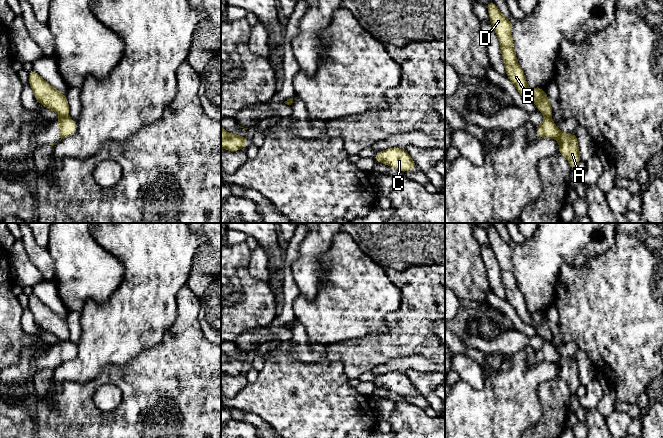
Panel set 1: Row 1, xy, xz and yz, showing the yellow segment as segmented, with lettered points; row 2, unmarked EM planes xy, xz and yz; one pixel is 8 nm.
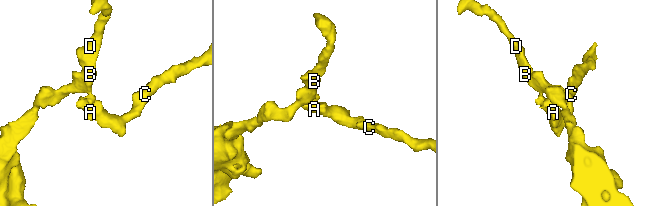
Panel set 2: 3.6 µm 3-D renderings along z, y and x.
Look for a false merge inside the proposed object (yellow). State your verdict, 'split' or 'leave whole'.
split

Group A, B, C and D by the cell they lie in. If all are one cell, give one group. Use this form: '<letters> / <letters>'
A C / B D

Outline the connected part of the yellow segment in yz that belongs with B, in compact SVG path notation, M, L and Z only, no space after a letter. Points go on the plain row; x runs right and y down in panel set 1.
M494 226L486 227L488 233L490 247L499 263L501 279L504 286L506 300L515 309L519 318L528 325L533 326L538 335L551 342L553 335L545 313L530 313L527 309L525 298L519 289L514 274L514 266L512 263L513 248L502 239Z

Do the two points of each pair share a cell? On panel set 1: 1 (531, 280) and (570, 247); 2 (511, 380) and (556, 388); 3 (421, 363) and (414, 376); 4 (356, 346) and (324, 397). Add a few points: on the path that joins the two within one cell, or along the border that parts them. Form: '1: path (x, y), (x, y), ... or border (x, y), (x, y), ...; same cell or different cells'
1: path (541, 270), (560, 251); same cell
2: border (557, 375), (538, 388), (542, 408); different cells
3: border (404, 371), (413, 368), (420, 371), (434, 372); different cells
4: border (326, 359), (338, 362), (348, 379); different cells

